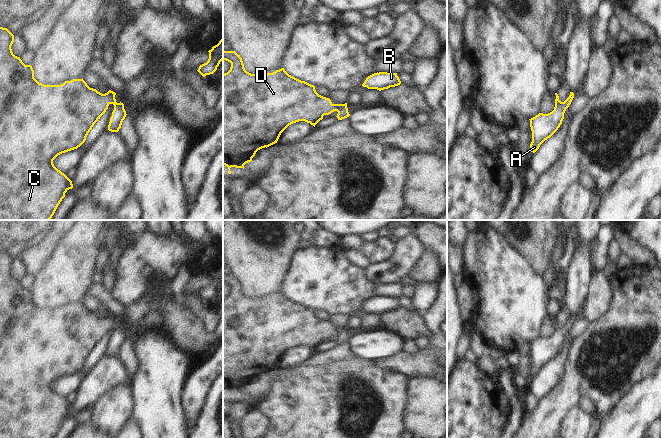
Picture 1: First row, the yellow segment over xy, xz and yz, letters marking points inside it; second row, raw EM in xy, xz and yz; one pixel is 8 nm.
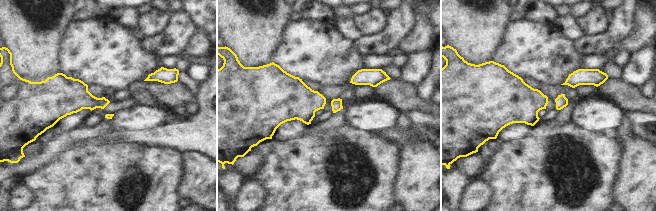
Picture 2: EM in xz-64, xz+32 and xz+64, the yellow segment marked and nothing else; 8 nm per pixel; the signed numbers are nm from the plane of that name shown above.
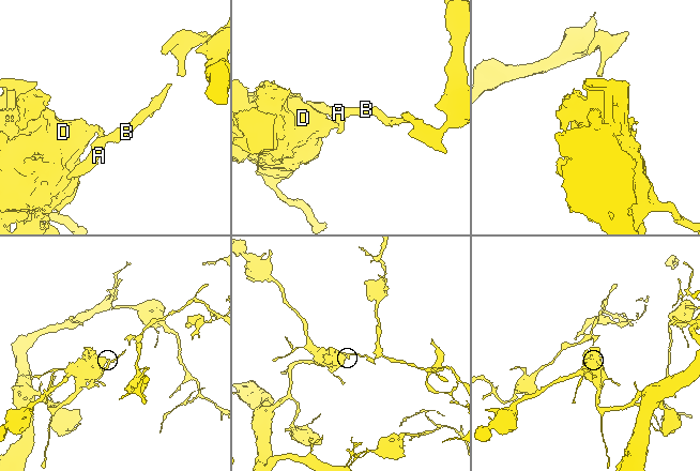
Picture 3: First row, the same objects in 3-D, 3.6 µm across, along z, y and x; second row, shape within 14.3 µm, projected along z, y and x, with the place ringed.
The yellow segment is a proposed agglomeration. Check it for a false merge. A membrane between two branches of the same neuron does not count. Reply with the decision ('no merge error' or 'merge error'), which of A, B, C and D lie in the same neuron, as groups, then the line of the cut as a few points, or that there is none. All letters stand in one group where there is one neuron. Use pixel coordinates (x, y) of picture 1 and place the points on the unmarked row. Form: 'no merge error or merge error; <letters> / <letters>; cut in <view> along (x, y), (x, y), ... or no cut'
merge error; A B / C D; cut in xz along (339, 328), (337, 335)

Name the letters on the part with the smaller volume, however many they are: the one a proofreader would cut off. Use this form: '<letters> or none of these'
A, B

